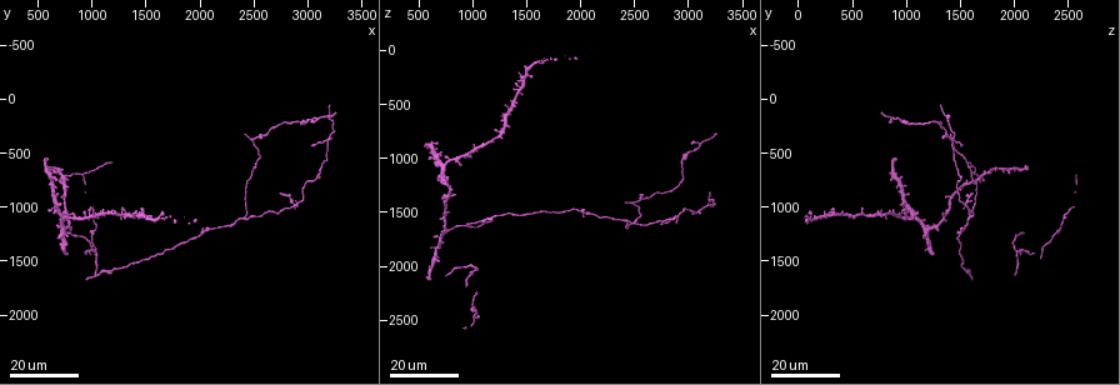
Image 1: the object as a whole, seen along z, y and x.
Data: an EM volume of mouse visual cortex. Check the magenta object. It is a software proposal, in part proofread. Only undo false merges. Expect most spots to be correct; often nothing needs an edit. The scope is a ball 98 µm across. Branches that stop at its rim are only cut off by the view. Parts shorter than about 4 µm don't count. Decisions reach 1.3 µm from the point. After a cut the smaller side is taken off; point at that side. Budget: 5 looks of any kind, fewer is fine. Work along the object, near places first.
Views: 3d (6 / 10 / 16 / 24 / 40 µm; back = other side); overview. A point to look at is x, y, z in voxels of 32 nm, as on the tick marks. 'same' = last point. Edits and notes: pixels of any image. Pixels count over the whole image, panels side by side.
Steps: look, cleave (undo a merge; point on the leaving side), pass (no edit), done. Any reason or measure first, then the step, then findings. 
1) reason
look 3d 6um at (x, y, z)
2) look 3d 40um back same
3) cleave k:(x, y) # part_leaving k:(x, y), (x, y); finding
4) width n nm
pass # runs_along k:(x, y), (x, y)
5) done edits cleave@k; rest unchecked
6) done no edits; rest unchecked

arms part here
look 3d 24um at (2400, 1100, 1560)

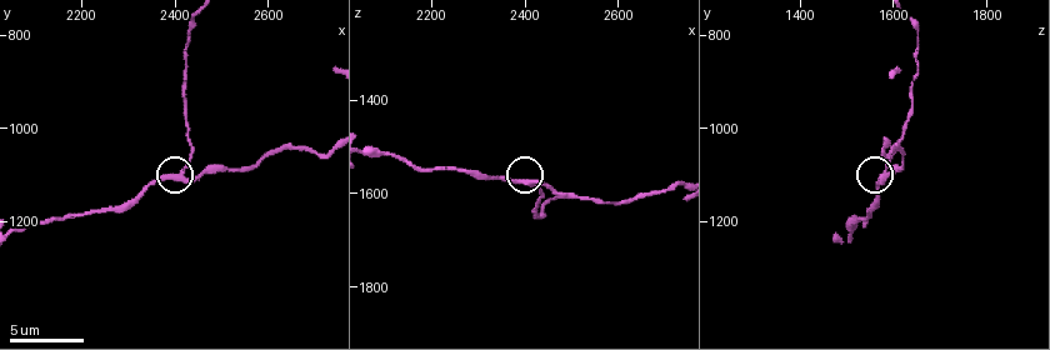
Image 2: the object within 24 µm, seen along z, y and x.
zoom in
look 3d 6um at (2415, 1105, 1580)

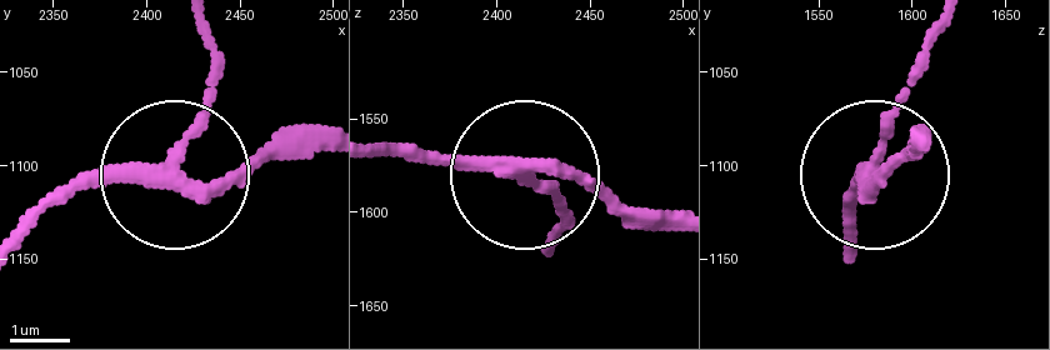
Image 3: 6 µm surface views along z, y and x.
side_arm 59 um; arms 3
pass # all the same cell

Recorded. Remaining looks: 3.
looks like a crossing
look 3d 16um at (2860, 980, 1540)

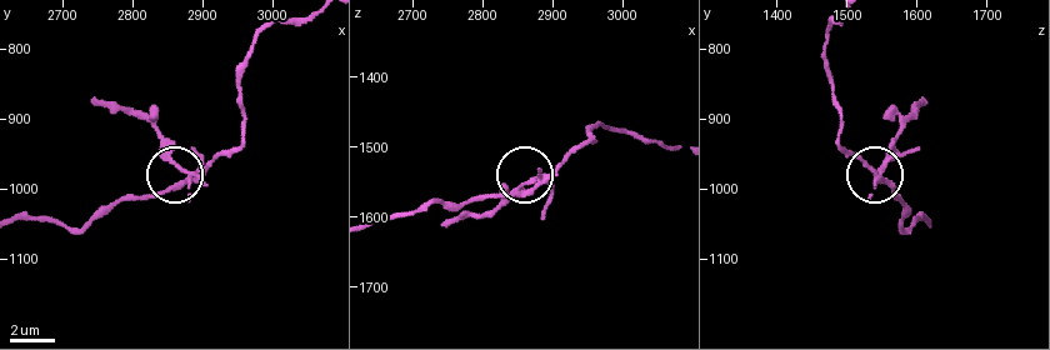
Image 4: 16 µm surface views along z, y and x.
look 3d 10um at (2880, 975, 1545)

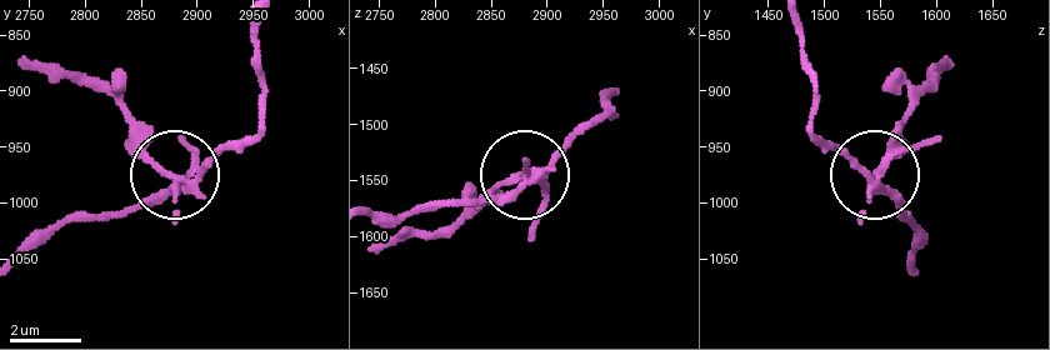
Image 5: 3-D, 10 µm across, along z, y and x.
pass # runs_along 5:(370, 216), (495, 198), (519, 178), (471, 213); all the same cell

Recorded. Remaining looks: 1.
done no edits; rest unchecked

